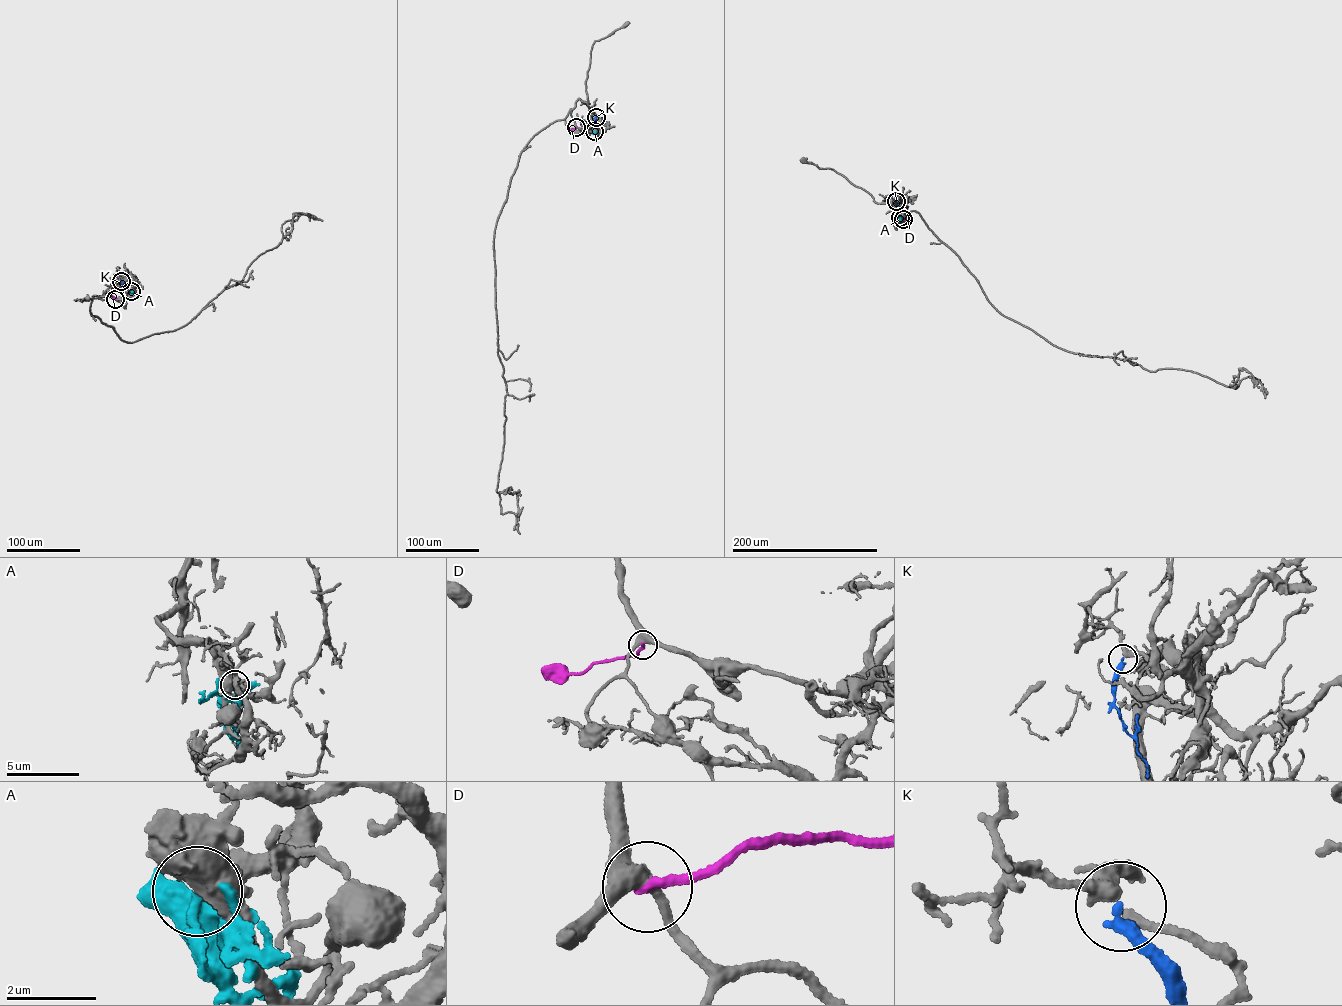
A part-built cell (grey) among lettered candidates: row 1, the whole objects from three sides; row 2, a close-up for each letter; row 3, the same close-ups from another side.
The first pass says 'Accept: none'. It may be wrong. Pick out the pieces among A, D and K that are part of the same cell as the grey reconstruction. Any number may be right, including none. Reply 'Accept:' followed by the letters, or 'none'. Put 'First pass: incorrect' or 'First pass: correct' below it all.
Accept: K
First pass: incorrect

